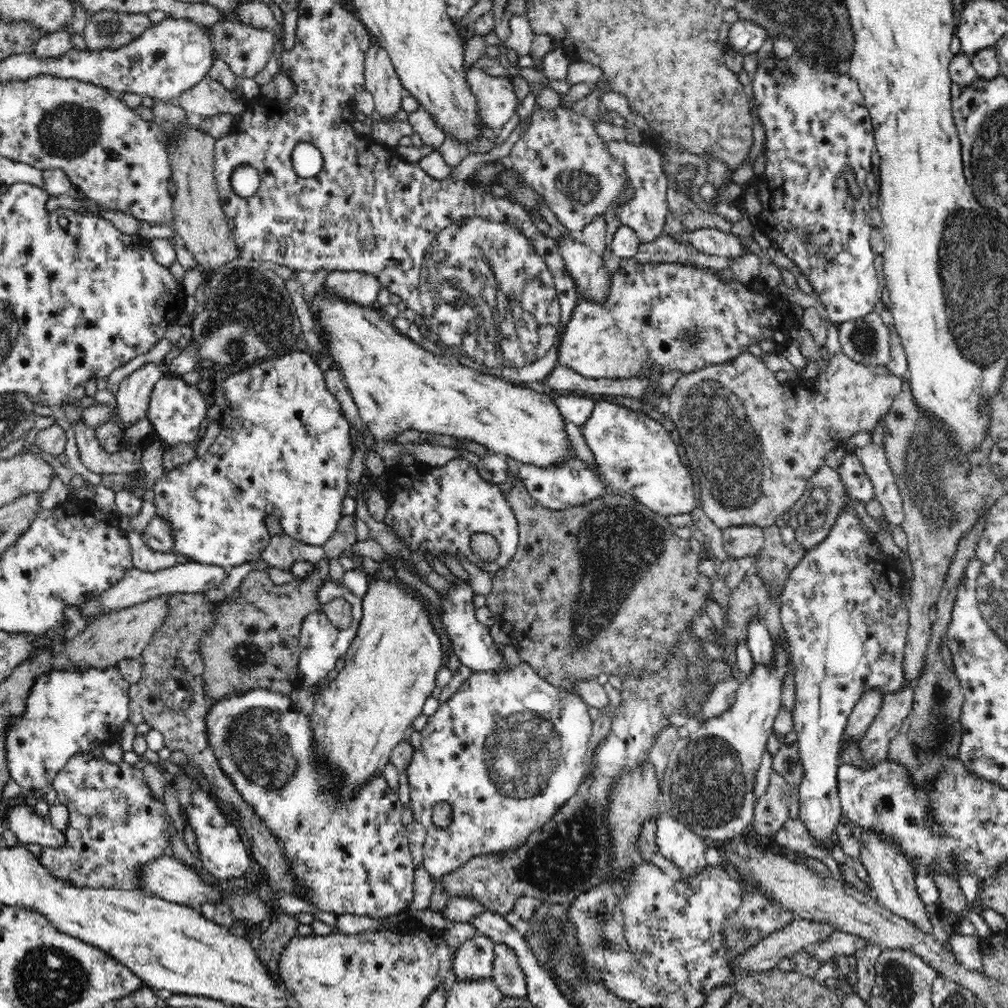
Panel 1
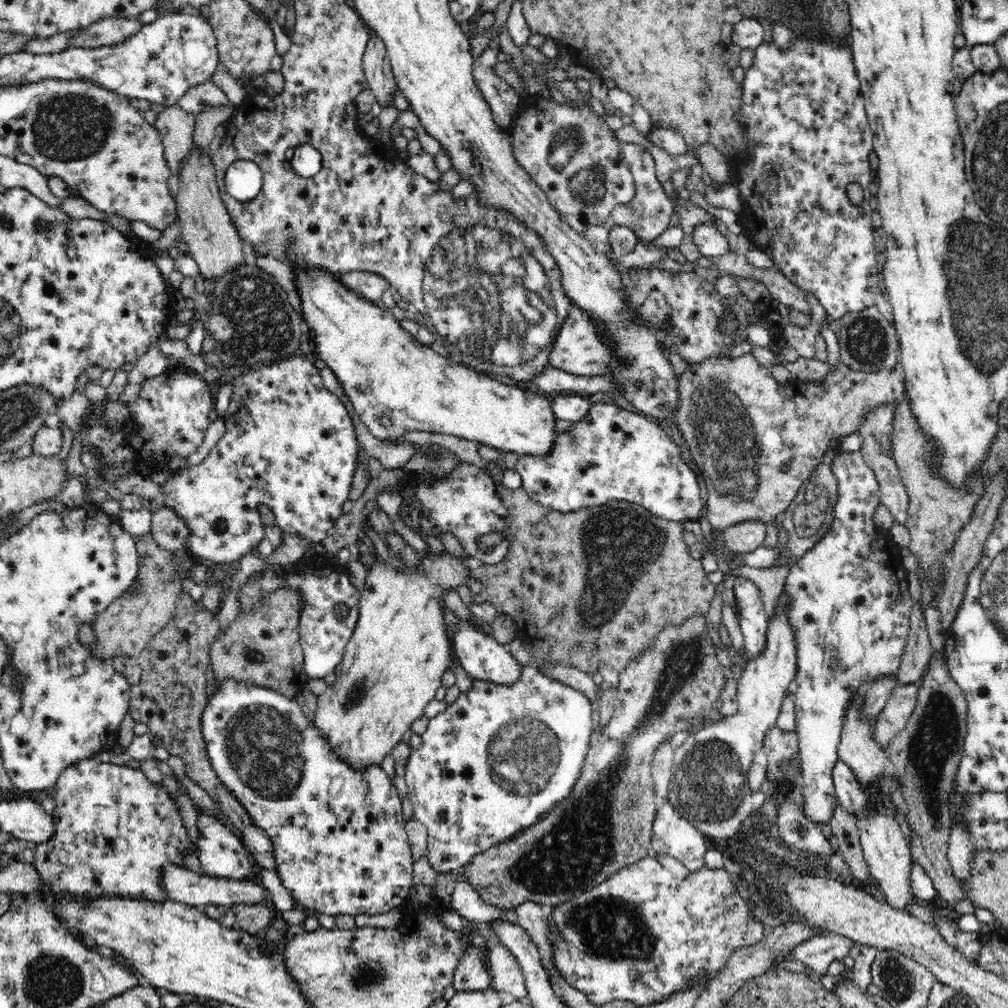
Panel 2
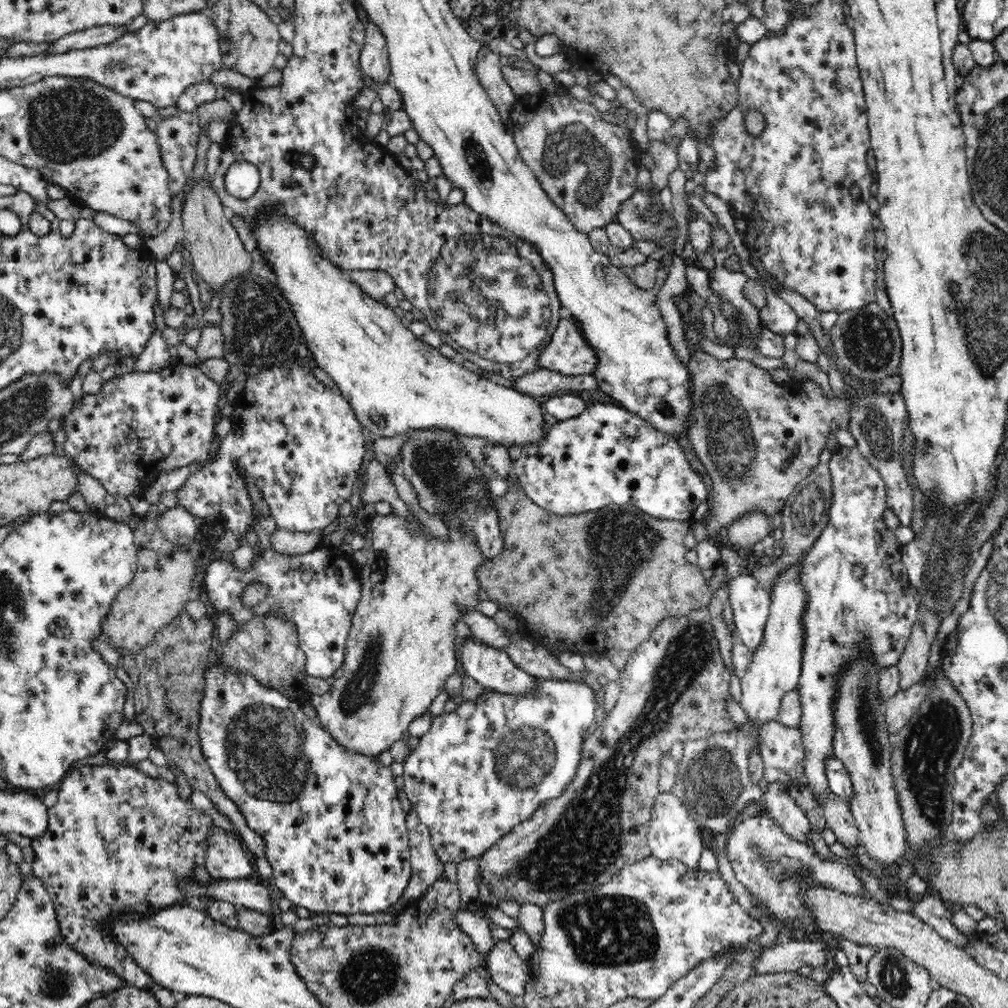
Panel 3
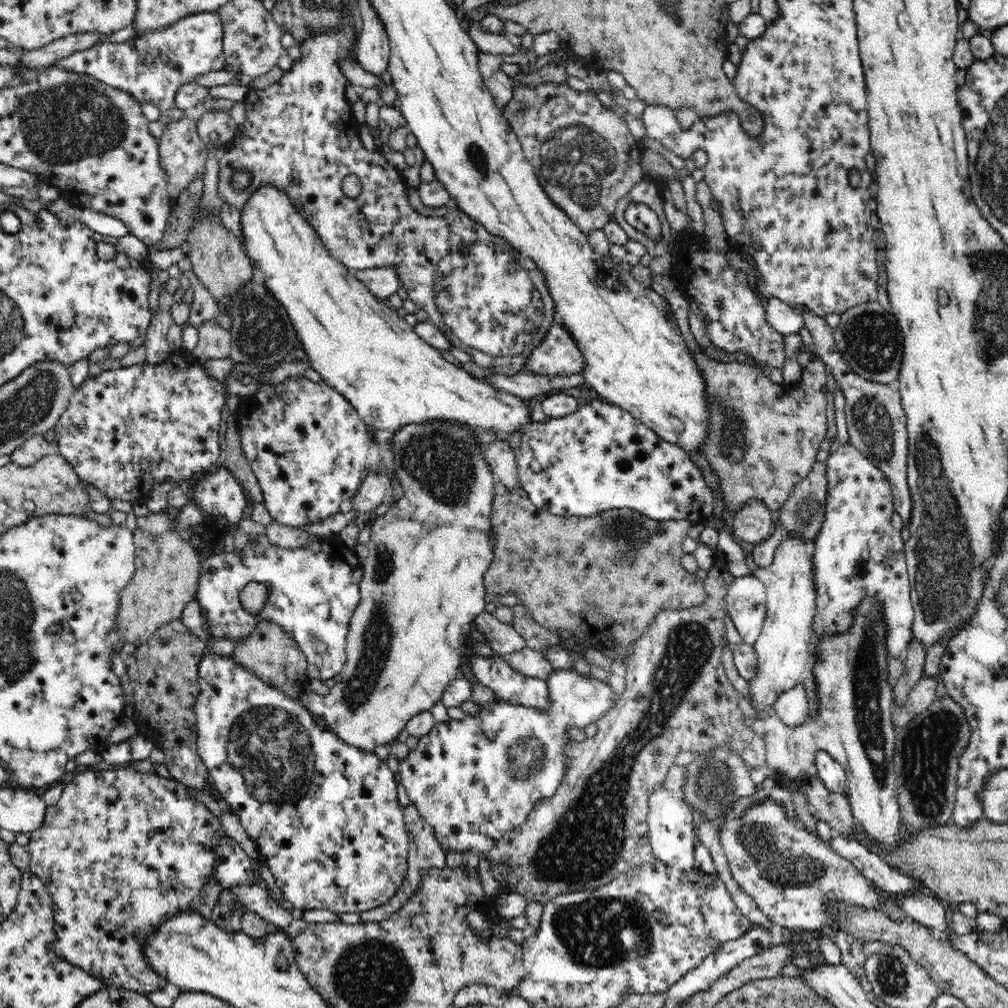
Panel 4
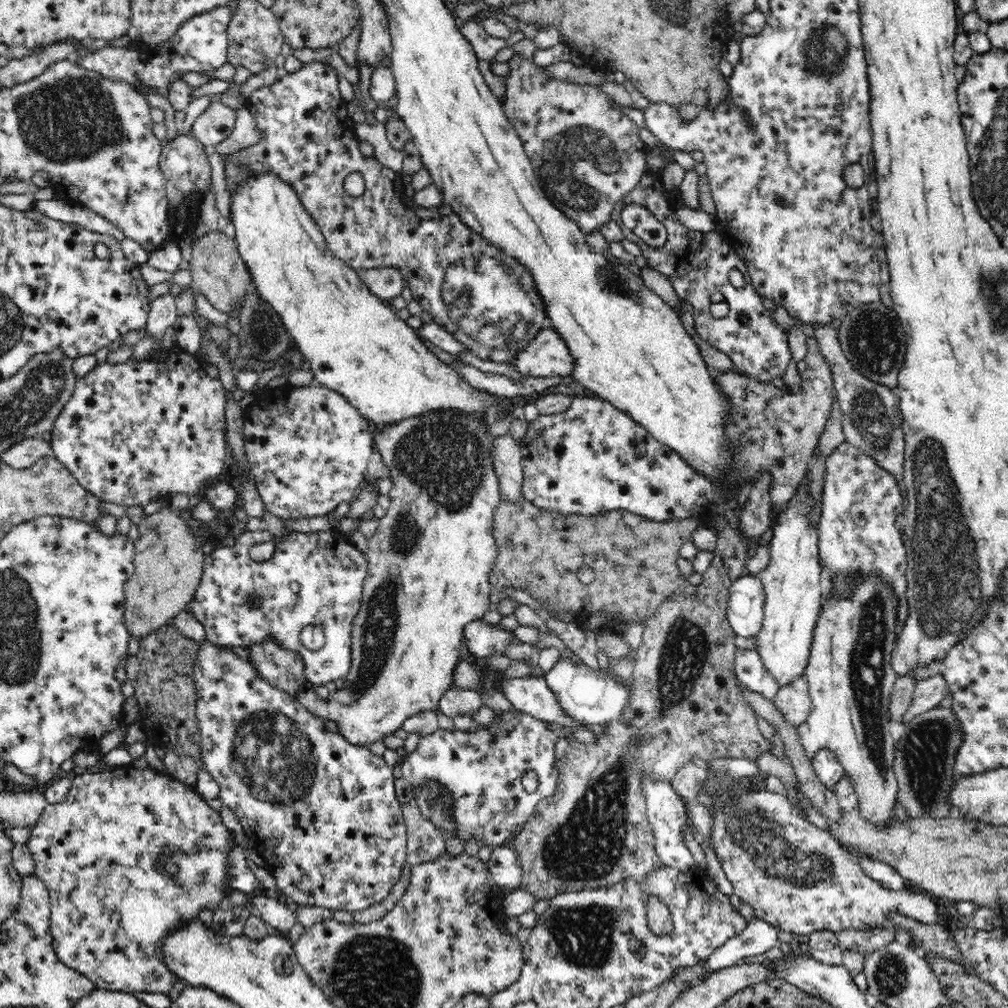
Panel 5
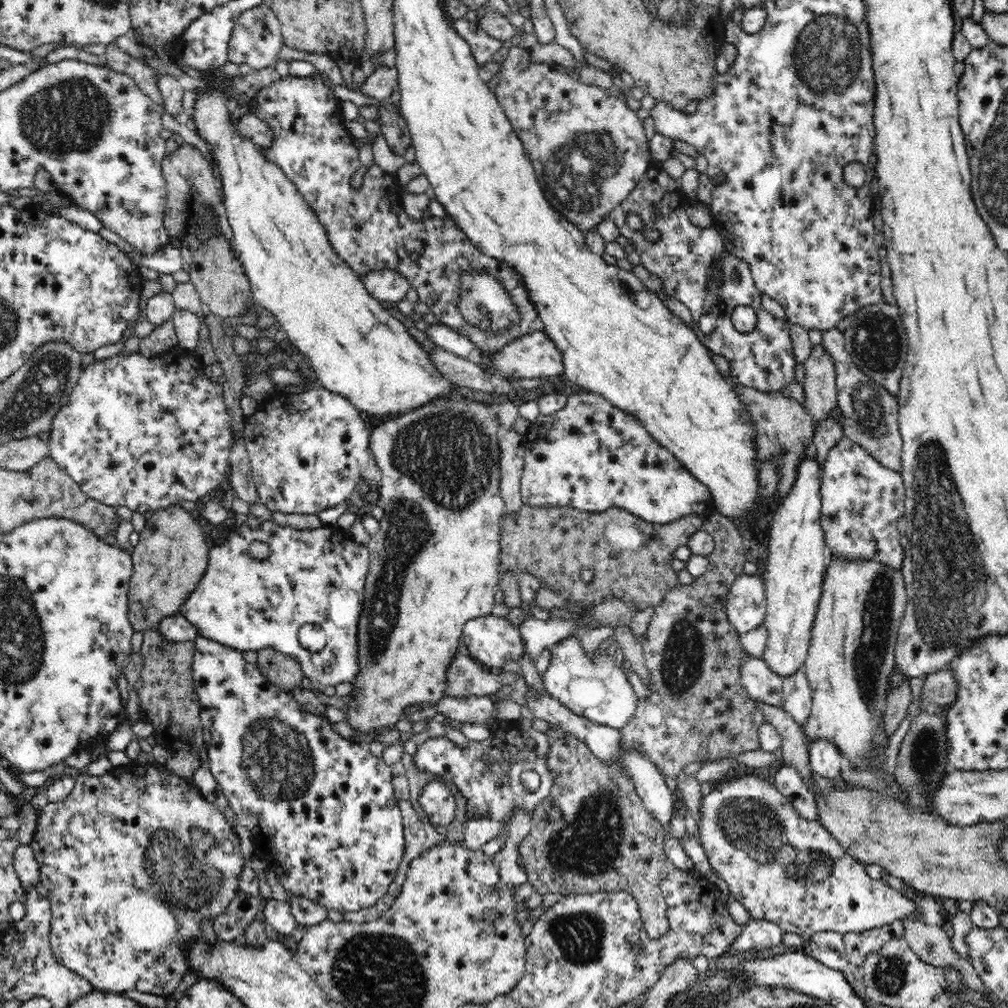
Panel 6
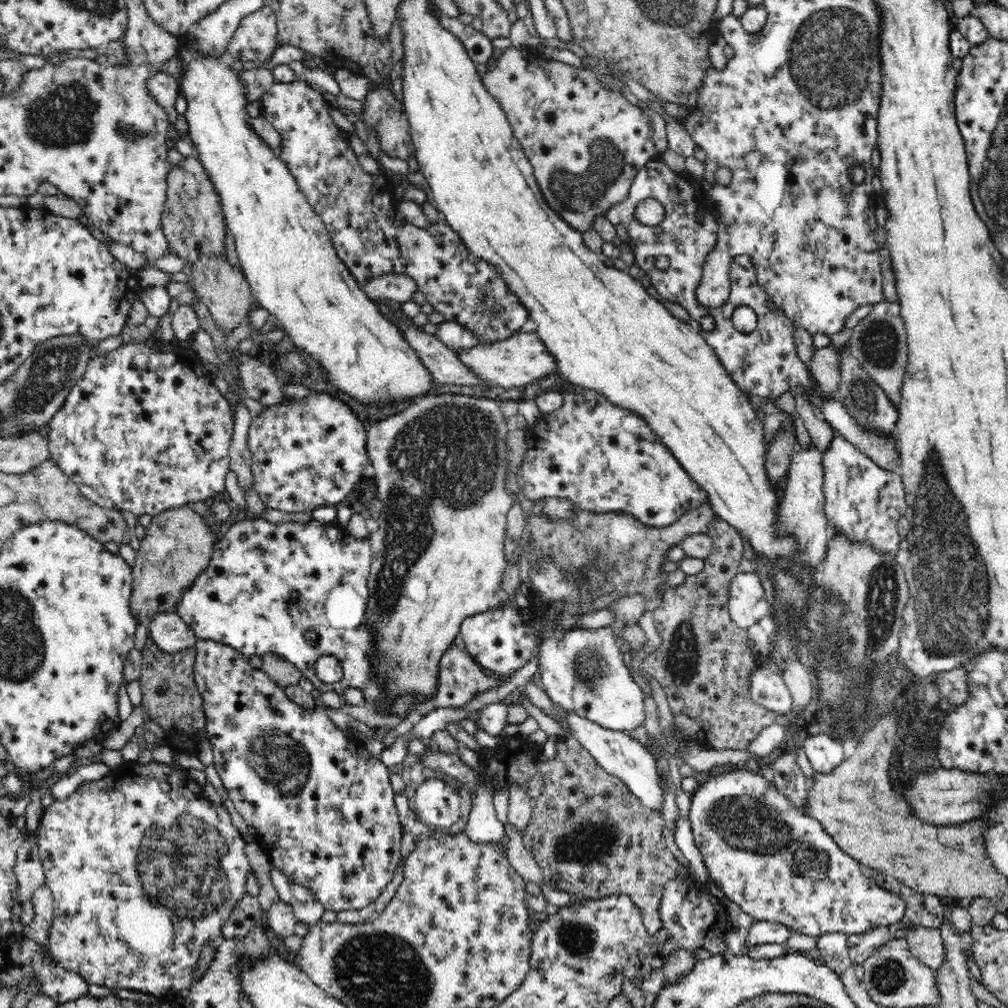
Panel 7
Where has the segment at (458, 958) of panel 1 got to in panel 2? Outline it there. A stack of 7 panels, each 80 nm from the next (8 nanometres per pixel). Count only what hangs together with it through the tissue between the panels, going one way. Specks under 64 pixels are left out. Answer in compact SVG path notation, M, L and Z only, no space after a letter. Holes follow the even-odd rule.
M471 946L465 948L460 956L453 976L455 991L486 990L491 987L490 949L488 946Z

